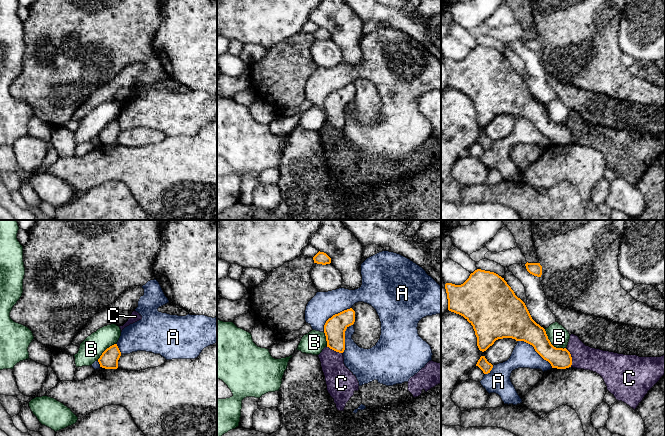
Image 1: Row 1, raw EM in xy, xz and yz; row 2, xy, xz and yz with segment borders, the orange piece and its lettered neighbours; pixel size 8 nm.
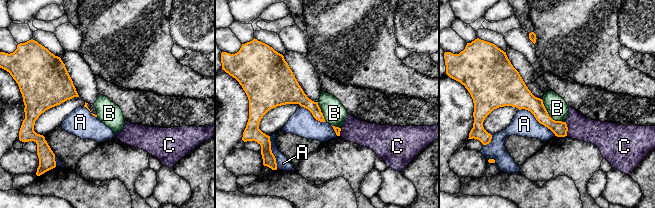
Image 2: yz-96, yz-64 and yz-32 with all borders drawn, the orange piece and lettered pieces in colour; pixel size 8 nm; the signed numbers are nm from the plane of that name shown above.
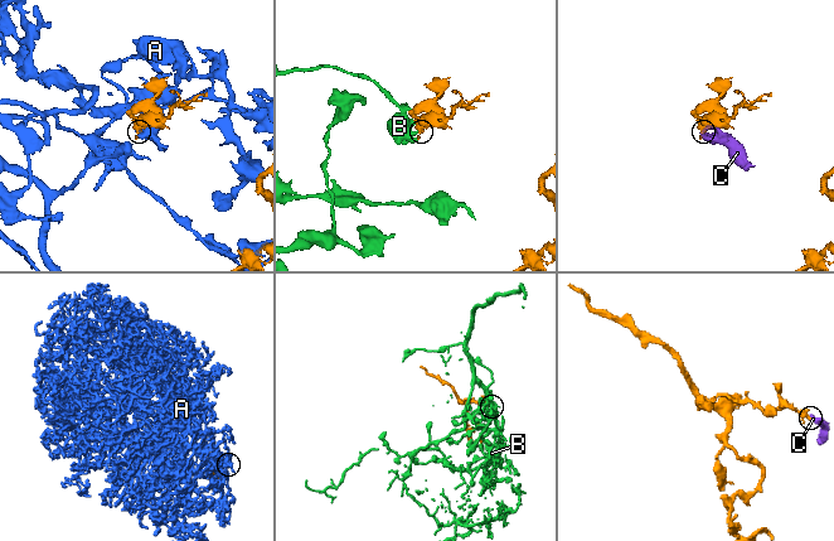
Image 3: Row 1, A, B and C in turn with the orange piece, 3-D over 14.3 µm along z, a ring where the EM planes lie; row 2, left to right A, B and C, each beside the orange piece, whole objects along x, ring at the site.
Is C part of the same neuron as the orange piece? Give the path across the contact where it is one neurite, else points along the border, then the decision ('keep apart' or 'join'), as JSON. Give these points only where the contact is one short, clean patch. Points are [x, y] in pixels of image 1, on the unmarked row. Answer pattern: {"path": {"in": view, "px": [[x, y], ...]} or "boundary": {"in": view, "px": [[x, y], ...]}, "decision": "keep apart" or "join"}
{"boundary": {"in": "yz", "px": [[565, 124], [570, 130], [571, 142]]}, "decision": "keep apart"}

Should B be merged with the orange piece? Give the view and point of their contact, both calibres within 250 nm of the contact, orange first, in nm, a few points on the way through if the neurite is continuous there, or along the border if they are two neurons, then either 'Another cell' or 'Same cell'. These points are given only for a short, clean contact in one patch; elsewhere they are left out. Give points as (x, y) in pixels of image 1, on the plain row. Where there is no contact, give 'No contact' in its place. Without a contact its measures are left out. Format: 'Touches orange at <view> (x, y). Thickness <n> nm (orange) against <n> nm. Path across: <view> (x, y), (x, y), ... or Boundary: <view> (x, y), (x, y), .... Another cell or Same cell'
Touches orange at yz (550, 119). Thickness 200 nm (orange) against 160 nm. Boundary: yz (544, 105), (547, 114), (554, 122), (565, 124). Another cell

